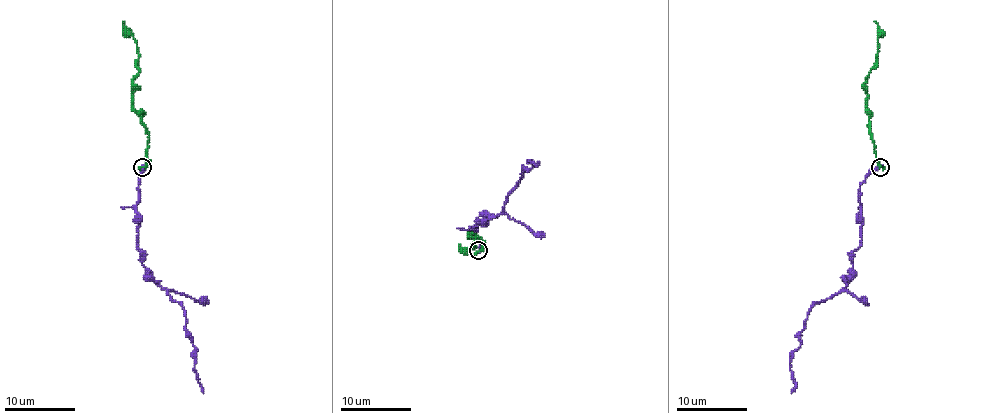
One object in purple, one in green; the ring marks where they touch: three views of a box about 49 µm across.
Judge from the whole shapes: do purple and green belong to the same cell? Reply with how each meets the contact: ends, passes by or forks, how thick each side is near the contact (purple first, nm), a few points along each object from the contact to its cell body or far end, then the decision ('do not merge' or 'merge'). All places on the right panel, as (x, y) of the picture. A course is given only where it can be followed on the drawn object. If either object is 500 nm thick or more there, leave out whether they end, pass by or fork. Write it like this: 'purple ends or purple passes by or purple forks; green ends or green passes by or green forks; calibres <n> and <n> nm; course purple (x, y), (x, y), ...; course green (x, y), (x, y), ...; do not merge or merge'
purple ends; green ends; calibres 360 and 340 nm; course purple (881, 167), (860, 186), (862, 244), (853, 253), (853, 274), (844, 288), (811, 309), (790, 363), (791, 393); course green (881, 167), (876, 158), (865, 77), (877, 65), (877, 24), (874, 21); merge

